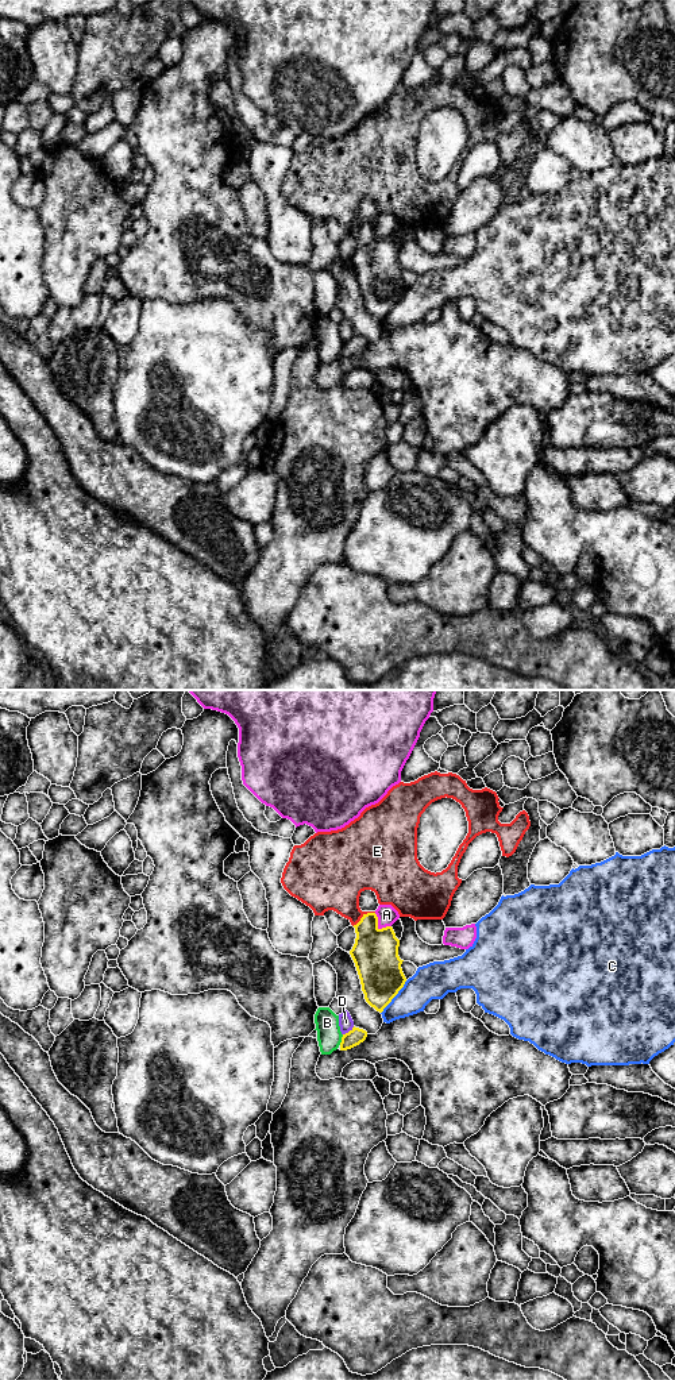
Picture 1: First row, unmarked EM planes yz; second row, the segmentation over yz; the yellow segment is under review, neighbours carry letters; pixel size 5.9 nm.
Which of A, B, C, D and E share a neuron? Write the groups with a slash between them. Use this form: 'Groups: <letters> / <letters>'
Groups: A B / C / D / E

